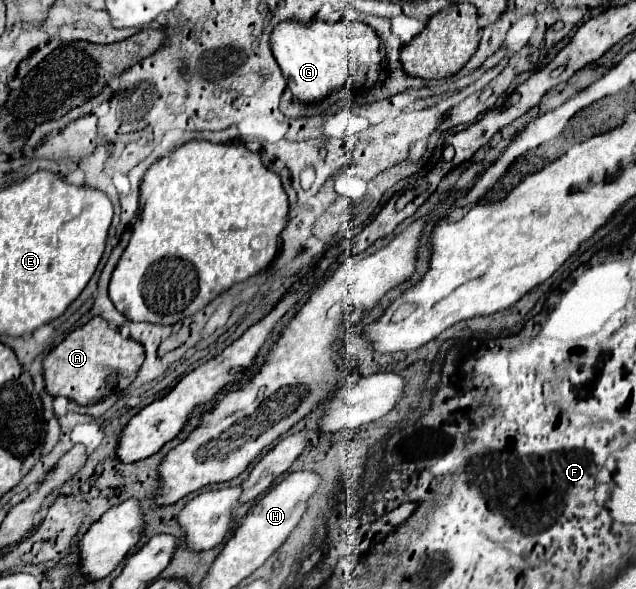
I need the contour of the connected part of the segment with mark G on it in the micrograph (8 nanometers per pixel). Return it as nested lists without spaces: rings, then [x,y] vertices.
[[[312,20],[308,24],[282,22],[272,32],[272,52],[274,58],[288,80],[292,94],[304,102],[320,102],[332,92],[350,88],[352,92],[368,92],[378,84],[384,70],[384,60],[380,54],[380,36],[374,28],[362,22],[340,20],[336,24]]]

